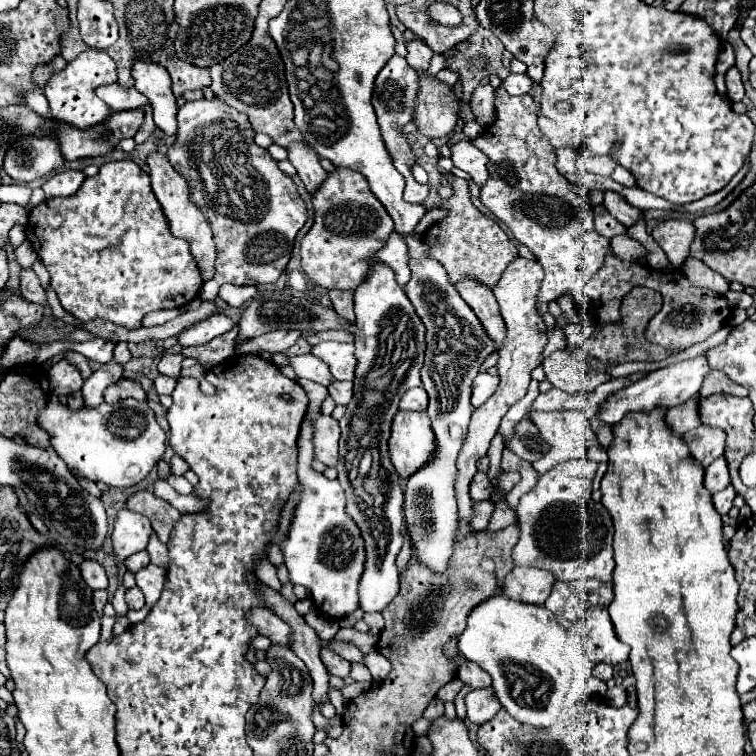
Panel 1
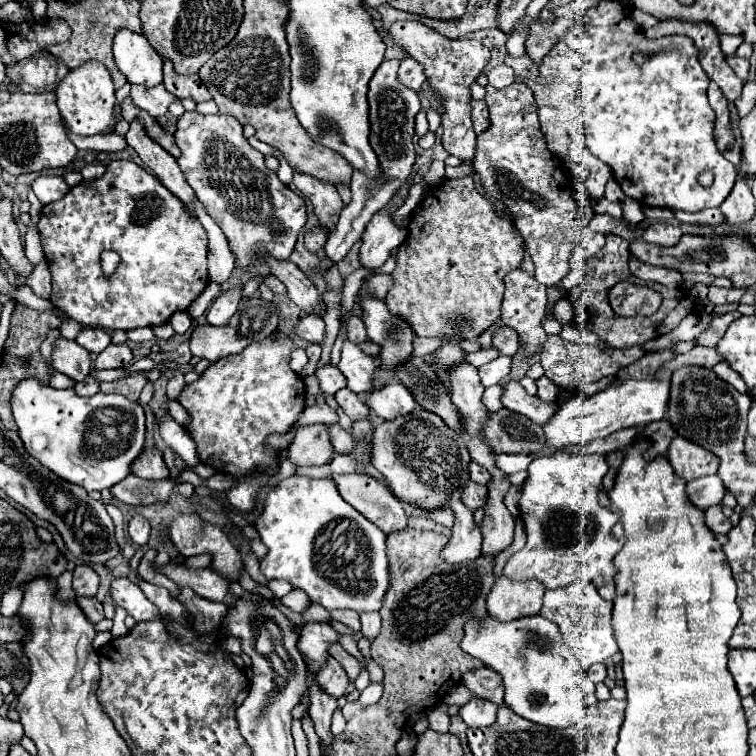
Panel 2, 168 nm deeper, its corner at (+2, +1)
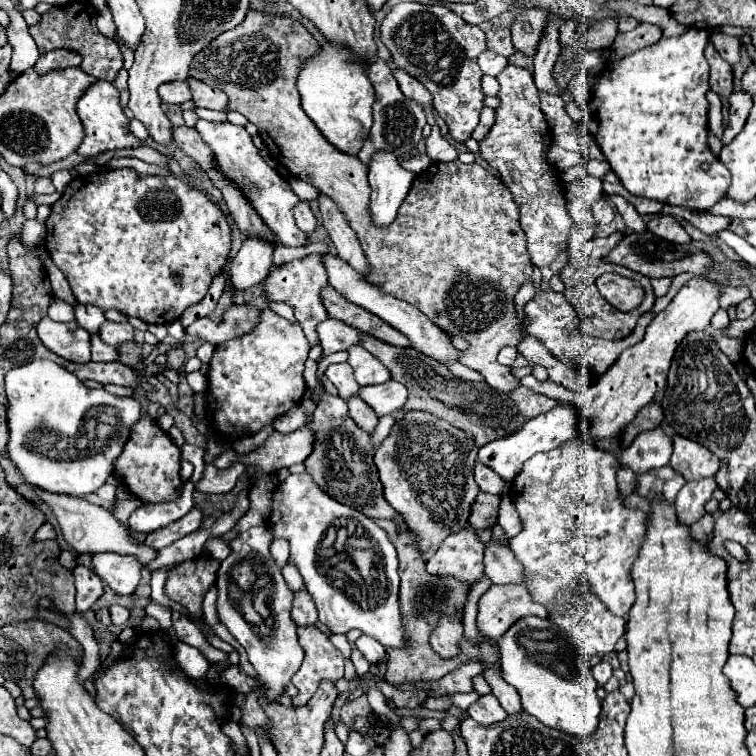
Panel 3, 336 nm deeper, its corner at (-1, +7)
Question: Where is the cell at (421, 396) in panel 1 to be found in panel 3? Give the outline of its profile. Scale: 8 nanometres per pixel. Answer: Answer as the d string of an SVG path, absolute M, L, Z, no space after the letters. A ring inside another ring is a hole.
M390 379L380 385L360 387L360 397L374 409L378 417L382 417L404 409L408 401L408 389L402 383Z

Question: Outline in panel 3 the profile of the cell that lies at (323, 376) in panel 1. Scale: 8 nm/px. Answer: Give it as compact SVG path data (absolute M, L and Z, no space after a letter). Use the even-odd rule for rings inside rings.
M336 363L336 365L330 365L326 369L326 377L336 385L338 389L338 395L346 401L350 395L358 393L360 385L356 383L354 375L352 375L352 367L348 363Z

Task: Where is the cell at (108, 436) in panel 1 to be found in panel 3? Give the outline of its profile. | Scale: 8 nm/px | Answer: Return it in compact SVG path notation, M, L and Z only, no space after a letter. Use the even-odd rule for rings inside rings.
M48 359L8 371L6 397L10 459L28 483L52 493L88 495L102 487L128 443L132 425L142 417L138 399L88 389L76 375Z

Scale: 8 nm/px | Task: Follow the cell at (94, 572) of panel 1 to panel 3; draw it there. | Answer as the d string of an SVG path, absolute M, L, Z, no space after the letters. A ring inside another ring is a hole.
M78 565L72 573L76 577L76 609L88 611L96 603L96 599L104 593L102 579L84 565Z

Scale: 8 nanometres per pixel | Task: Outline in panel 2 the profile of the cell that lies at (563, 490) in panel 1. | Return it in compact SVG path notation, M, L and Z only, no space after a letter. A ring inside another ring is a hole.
M565 451L537 457L529 465L529 477L521 487L519 499L527 543L509 557L503 571L505 577L515 581L537 579L545 589L565 587L581 579L593 583L605 601L613 601L613 577L617 573L613 557L621 551L621 539L613 537L617 515L609 507L599 505L599 489L607 469L601 453L571 455Z

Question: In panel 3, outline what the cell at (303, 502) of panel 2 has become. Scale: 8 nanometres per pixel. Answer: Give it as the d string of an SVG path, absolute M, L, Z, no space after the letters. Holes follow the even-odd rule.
M308 473L290 475L286 481L282 481L276 487L272 495L272 511L268 517L268 525L272 529L274 539L286 539L290 543L288 563L294 565L304 577L306 589L312 595L318 609L318 621L328 625L334 633L360 629L380 639L380 643L384 643L386 647L404 645L404 629L402 629L402 619L398 609L398 585L400 585L398 553L382 527L378 527L370 517L362 515L360 511L352 511L352 507L332 499L328 493L316 487L312 475ZM376 547L378 547L378 555L372 561L372 569L364 571L360 563L366 561L366 553L372 553L372 549Z

